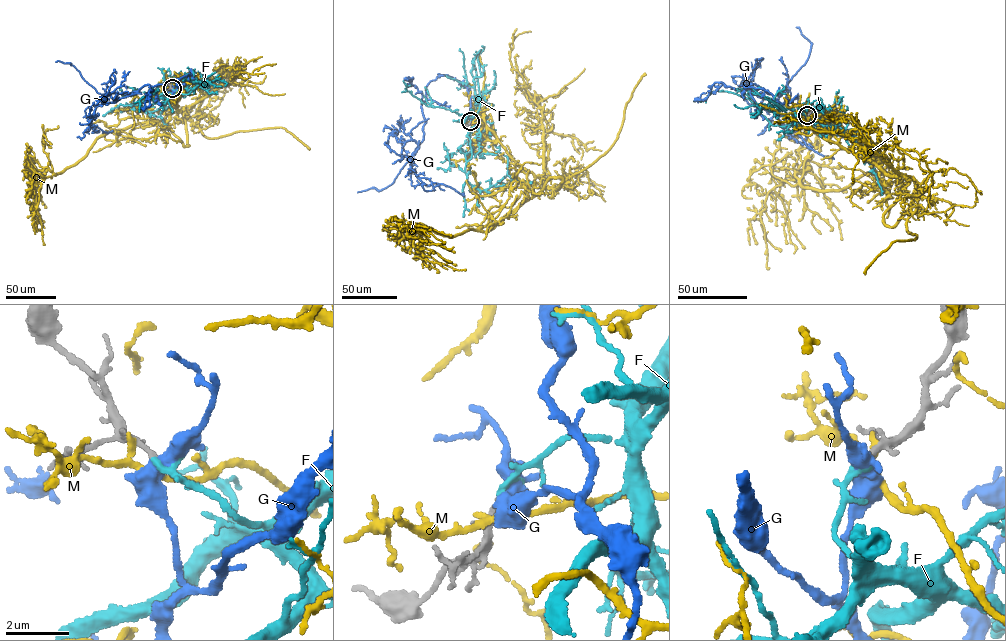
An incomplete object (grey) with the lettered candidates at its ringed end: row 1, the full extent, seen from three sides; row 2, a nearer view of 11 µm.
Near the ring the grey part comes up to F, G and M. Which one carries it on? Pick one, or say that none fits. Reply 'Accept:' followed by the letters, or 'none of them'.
Accept: F

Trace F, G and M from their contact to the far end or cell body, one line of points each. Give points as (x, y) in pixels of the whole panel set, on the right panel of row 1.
F: (807, 115), (806, 125), (814, 131), (853, 135), (871, 156)
G: (807, 115), (805, 121), (763, 89), (740, 85), (774, 96), (785, 88), (777, 117), (807, 147), (833, 157)
M: (808, 115), (826, 139), (904, 185), (872, 172), (836, 190), (782, 180), (768, 192), (760, 215), (769, 268)

